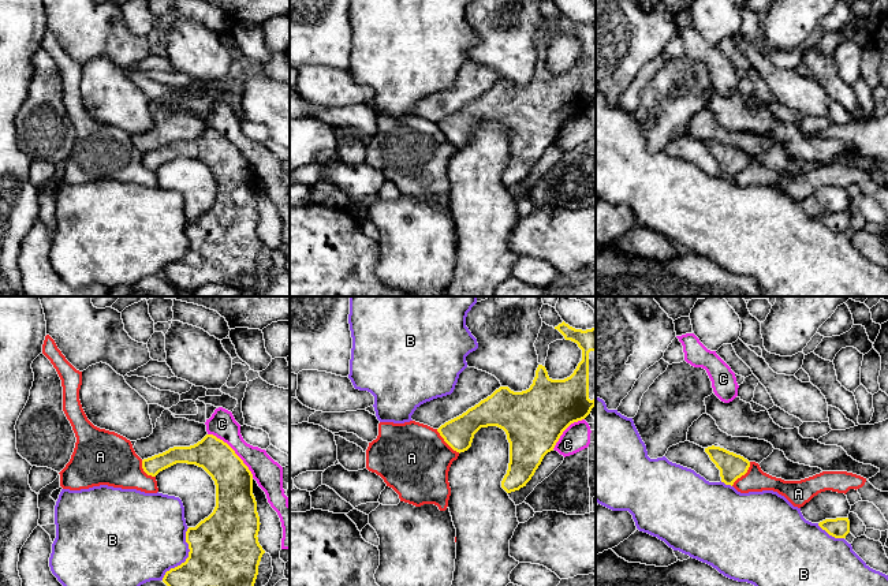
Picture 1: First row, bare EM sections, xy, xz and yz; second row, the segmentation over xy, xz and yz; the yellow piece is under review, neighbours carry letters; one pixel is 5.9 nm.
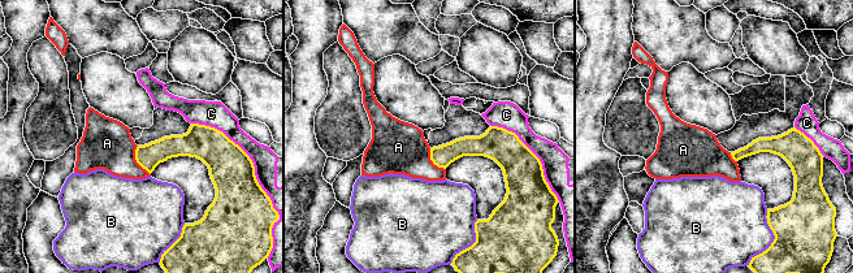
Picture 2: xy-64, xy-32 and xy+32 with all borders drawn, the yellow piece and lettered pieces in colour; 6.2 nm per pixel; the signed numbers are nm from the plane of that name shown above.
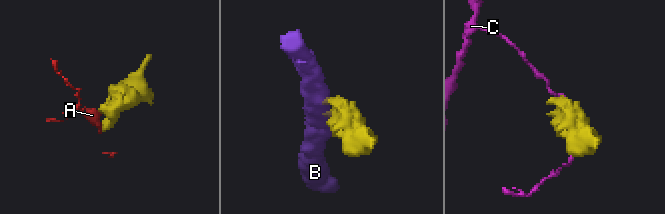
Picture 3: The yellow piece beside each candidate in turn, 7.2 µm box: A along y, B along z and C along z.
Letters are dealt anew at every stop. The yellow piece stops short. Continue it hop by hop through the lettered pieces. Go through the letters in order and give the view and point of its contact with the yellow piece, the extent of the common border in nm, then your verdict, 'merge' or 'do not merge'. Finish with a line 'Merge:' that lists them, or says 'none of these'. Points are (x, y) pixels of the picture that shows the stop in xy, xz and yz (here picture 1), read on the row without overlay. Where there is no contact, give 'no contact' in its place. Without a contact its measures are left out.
A: xz (447, 137) | 200 nm | do not merge
B: xy (187, 252) | 360 nm | do not merge
C: xy (234, 145) | 380 nm | do not merge
Merge: none of these

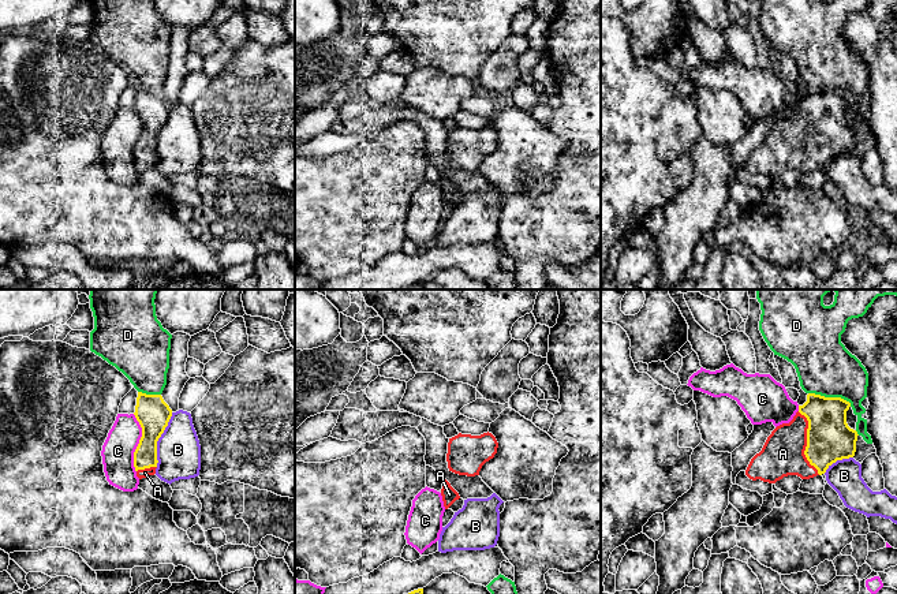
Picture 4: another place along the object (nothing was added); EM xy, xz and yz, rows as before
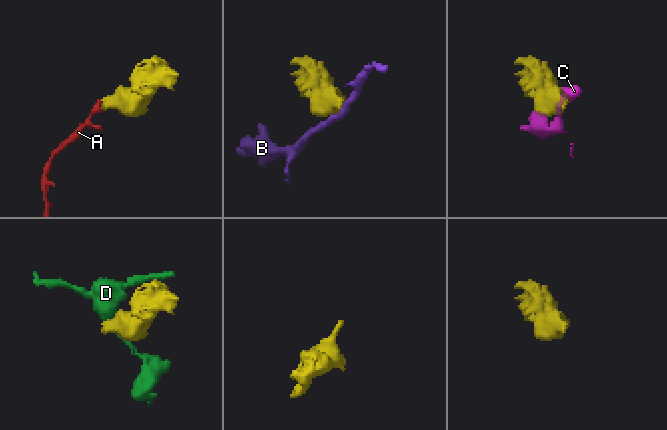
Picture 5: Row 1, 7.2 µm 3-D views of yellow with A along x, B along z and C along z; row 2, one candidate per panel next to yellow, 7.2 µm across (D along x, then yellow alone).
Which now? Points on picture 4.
A: yz (807, 137) | 400 nm | merge
B: xy (157, 134) | 340 nm | do not merge
C: xy (139, 137) | 340 nm | do not merge
D: yz (830, 92) | 260 nm | do not merge
Merge: A

